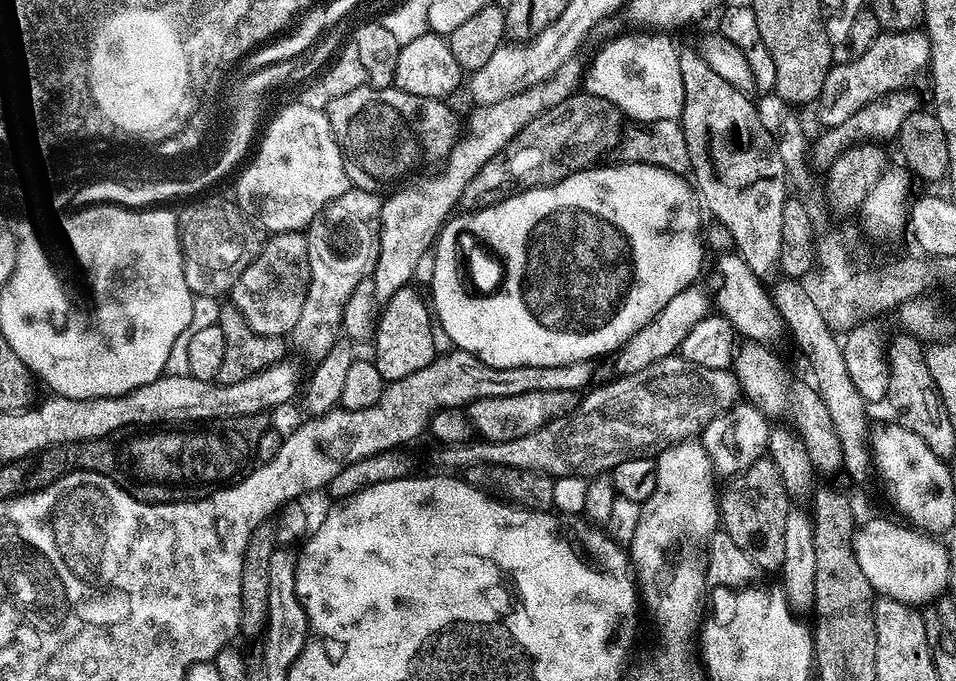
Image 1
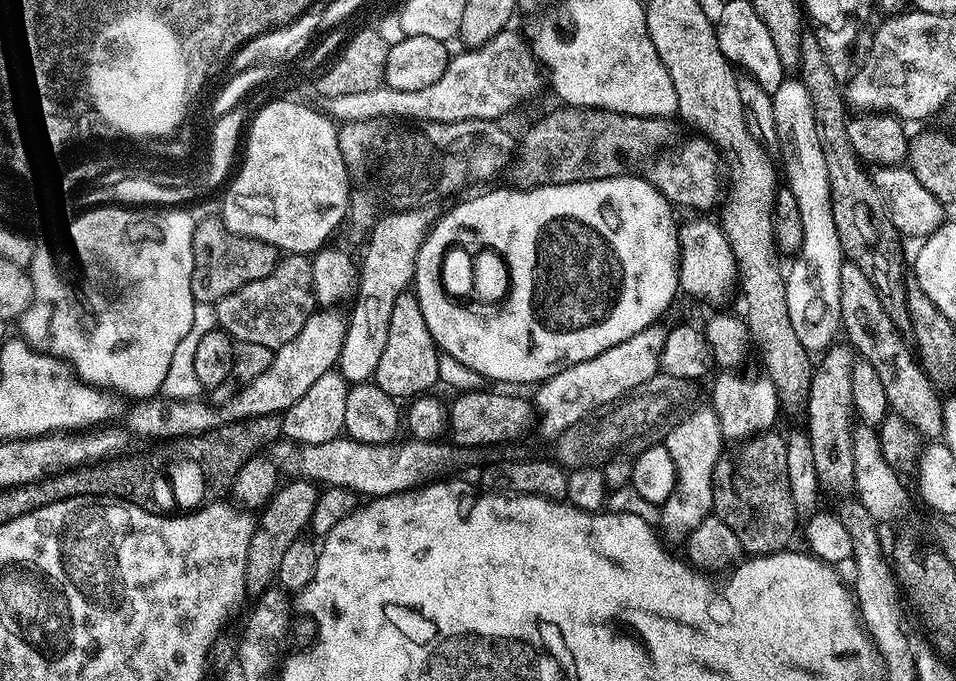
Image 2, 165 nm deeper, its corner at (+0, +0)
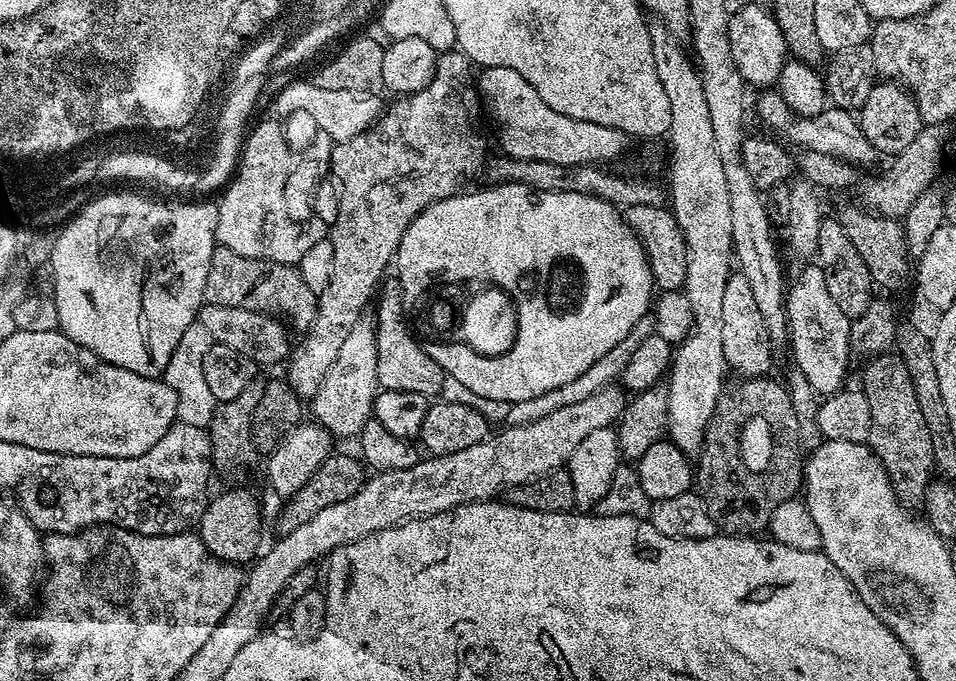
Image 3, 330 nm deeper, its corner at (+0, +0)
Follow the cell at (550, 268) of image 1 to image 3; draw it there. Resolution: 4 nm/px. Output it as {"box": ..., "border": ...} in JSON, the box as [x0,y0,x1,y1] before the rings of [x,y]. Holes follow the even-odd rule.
{"box":[394,182,654,405],"border":[[[511,182],[487,187],[477,192],[464,190],[423,208],[414,222],[410,222],[406,234],[402,234],[402,242],[394,257],[394,269],[399,280],[428,280],[428,276],[440,276],[448,271],[454,276],[468,276],[469,297],[466,308],[404,308],[404,314],[413,333],[422,341],[426,354],[438,362],[445,376],[458,378],[481,401],[503,401],[511,405],[523,399],[538,398],[586,373],[598,358],[609,353],[626,334],[630,334],[640,318],[649,315],[654,300],[654,285],[646,254],[616,205],[577,192],[542,192]]]}

